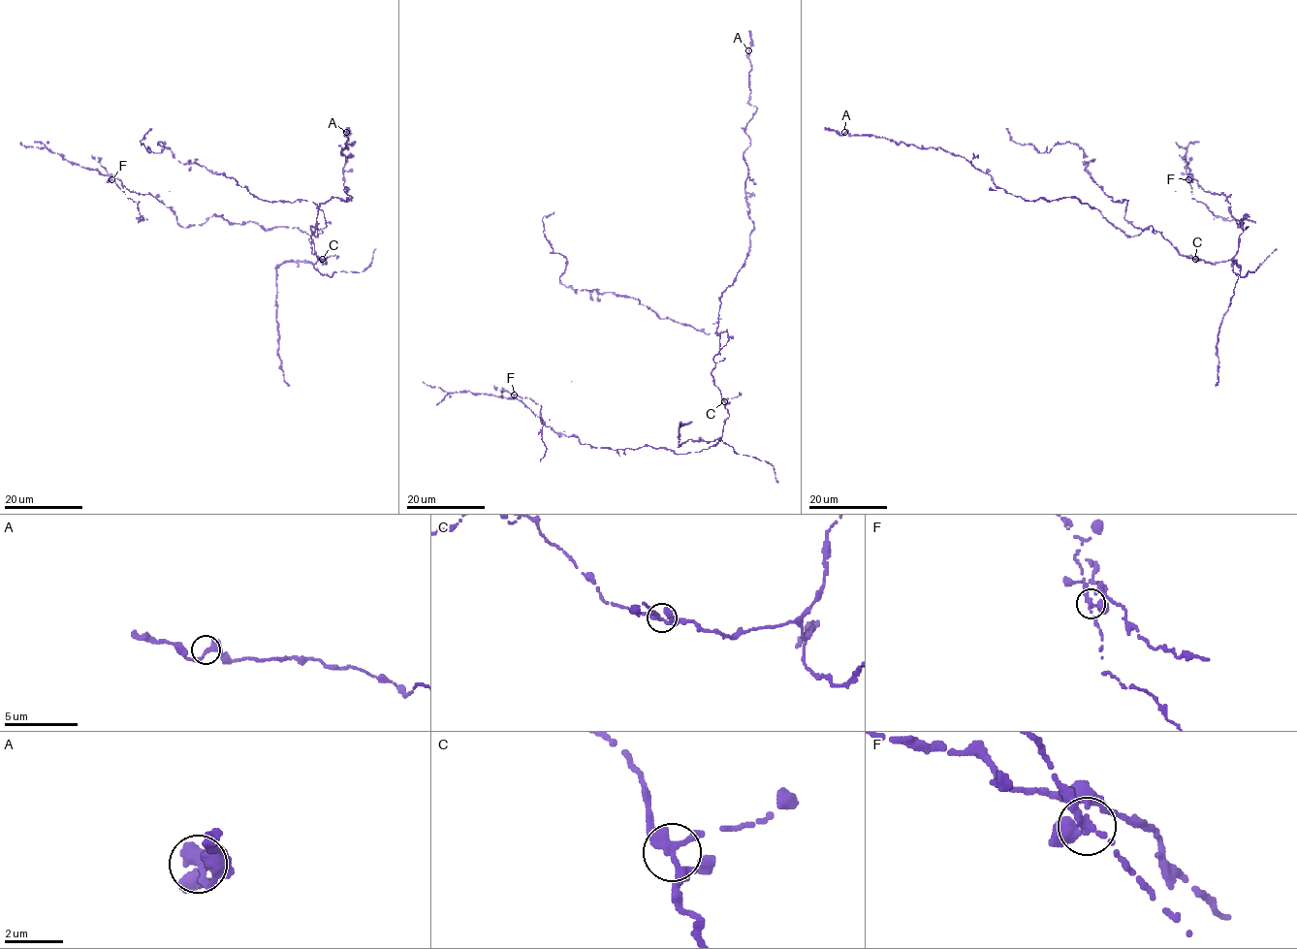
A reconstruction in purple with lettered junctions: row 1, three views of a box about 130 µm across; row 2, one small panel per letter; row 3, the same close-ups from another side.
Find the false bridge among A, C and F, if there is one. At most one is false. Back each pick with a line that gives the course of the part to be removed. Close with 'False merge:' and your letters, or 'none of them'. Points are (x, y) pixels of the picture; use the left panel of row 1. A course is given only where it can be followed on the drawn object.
F: Course of the part to remove: (111, 179), (127, 198), (139, 202), (139, 220), (143, 219), (138, 222)
False merge: F

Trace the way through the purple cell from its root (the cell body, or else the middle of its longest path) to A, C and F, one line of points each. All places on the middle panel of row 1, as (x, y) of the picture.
A: (718, 388), (711, 372), (720, 296), (753, 229), (743, 155), (756, 110), (747, 101), (748, 50)
C: (718, 388), (724, 401)
F: (718, 388), (729, 415), (722, 436), (686, 454), (582, 444), (546, 427), (514, 395)

